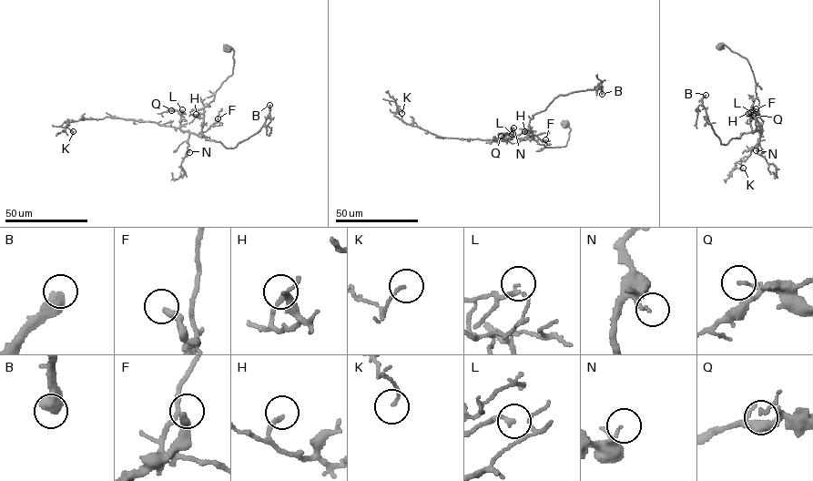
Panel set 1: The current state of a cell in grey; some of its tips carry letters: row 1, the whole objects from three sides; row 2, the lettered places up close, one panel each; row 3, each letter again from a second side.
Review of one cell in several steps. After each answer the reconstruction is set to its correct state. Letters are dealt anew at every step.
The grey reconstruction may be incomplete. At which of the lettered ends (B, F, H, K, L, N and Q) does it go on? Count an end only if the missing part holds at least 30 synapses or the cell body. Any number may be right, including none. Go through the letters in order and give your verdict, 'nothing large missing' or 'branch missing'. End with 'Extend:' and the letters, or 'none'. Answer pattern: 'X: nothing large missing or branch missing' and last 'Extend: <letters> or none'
B: branch missing
F: branch missing
H: nothing large missing
K: nothing large missing
L: nothing large missing
N: nothing large missing
Q: nothing large missing
Extend: B, F

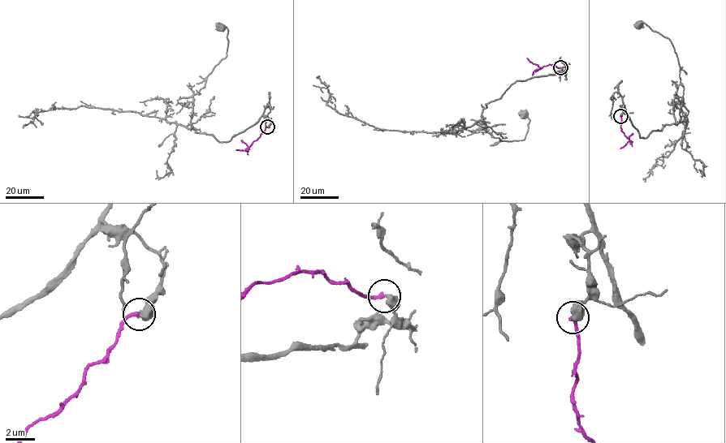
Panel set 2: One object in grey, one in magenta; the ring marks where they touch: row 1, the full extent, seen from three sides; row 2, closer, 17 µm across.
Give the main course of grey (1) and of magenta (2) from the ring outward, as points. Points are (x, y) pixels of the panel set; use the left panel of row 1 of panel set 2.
1: (267, 126), (270, 119), (262, 114), (221, 143), (192, 128), (193, 95), (226, 56), (227, 28), (221, 27)
2: (267, 126), (248, 149), (235, 149)

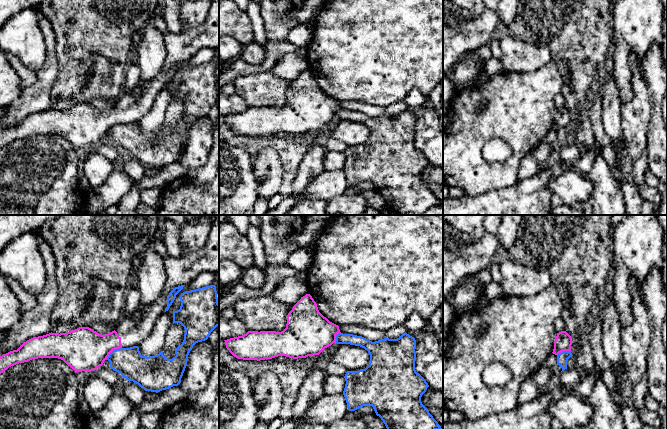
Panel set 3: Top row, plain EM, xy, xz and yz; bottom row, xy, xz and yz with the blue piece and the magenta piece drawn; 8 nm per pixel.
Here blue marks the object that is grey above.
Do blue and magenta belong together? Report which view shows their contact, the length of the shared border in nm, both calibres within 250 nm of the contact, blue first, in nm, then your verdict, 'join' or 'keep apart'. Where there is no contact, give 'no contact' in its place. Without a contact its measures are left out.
contact in xy; length 170 nm; calibres 240 and 360 nm; keep apart

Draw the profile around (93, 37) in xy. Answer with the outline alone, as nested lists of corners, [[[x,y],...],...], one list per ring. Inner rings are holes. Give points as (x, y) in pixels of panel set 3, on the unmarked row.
[[[42,0],[39,4],[41,12],[49,19],[56,35],[56,56],[58,60],[58,75],[50,91],[52,109],[67,109],[79,103],[89,103],[101,111],[108,110],[115,106],[122,90],[125,79],[127,61],[133,53],[132,36],[142,31],[148,24],[151,15],[157,13],[160,0]]]

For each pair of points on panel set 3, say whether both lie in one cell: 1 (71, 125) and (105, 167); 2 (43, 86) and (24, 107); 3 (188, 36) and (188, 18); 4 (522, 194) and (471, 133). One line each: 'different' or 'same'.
1: different
2: same
3: different
4: different

